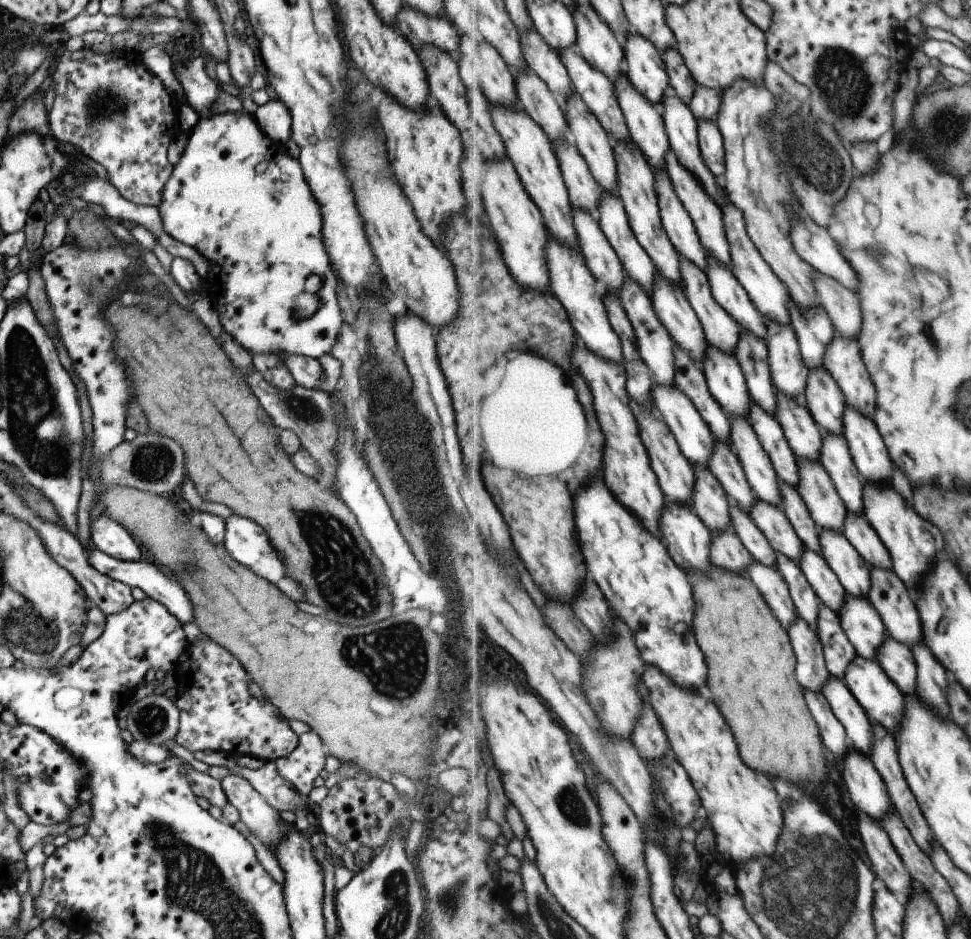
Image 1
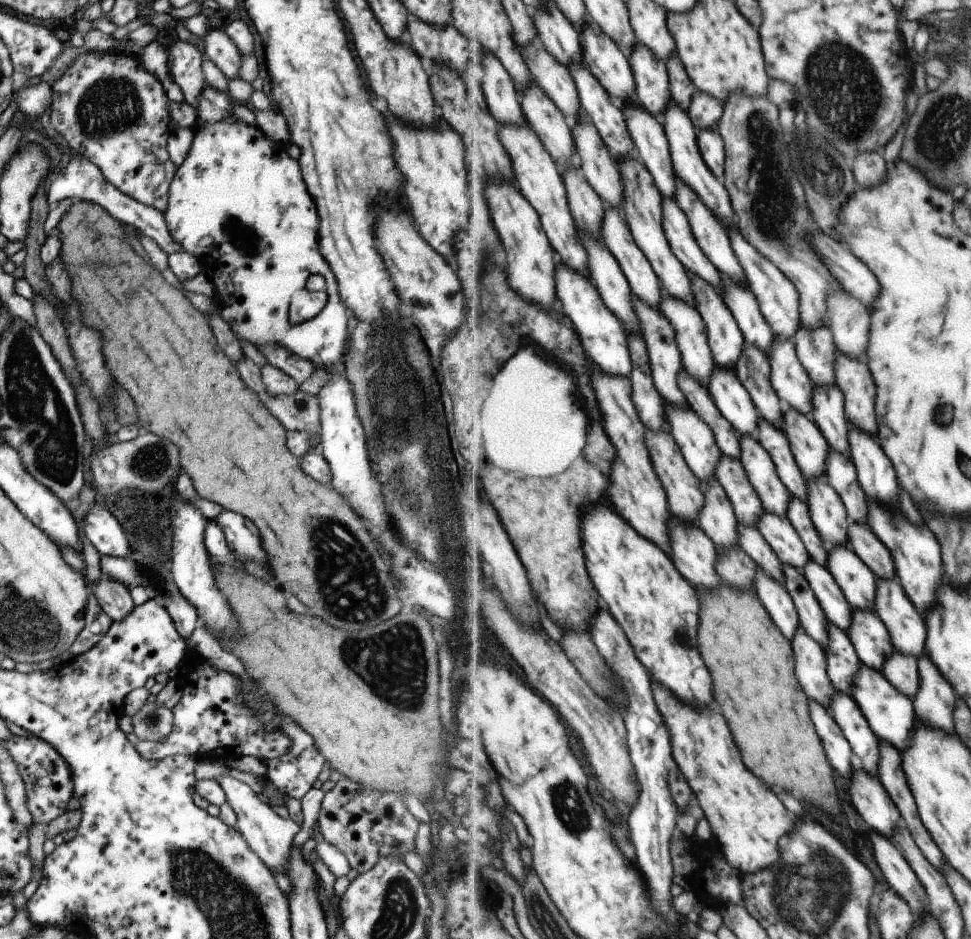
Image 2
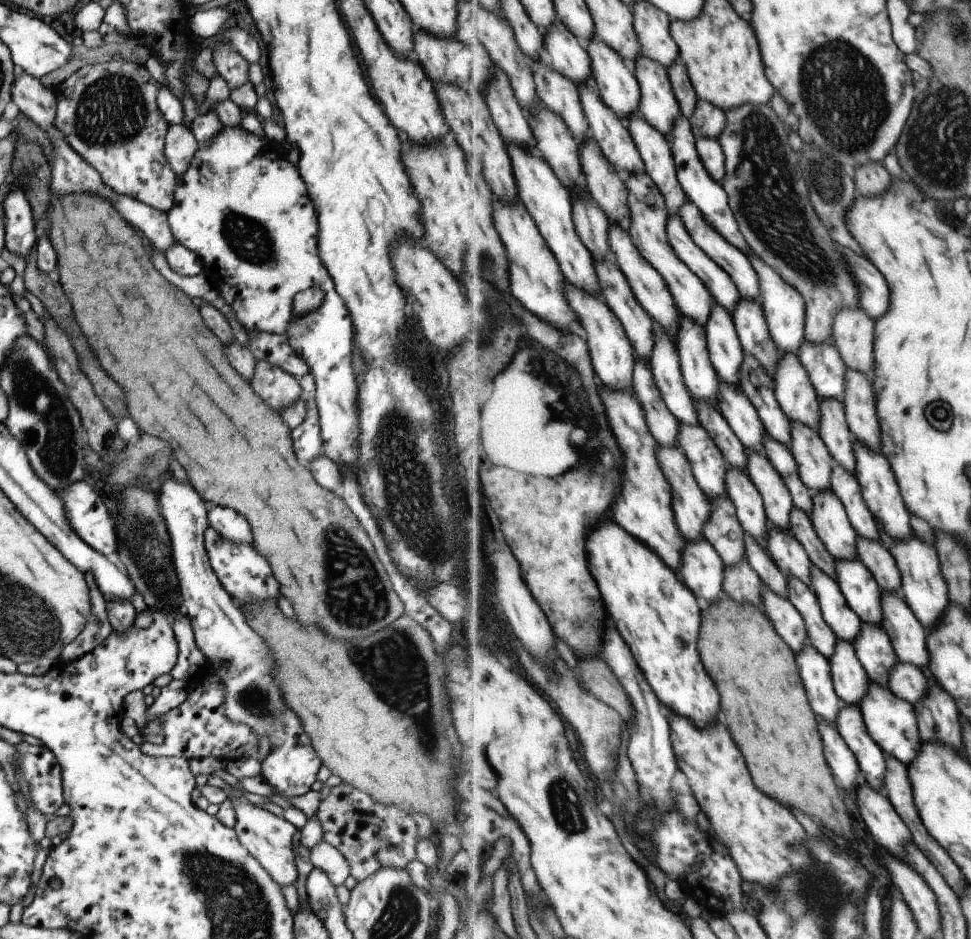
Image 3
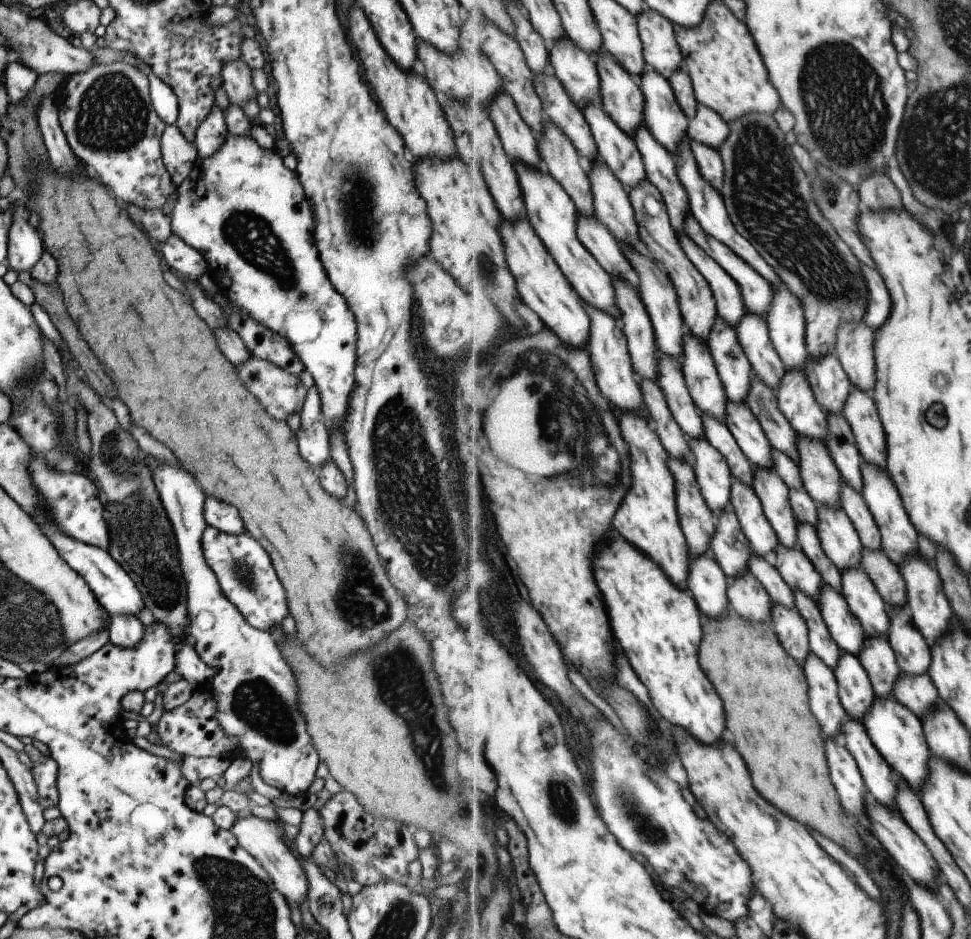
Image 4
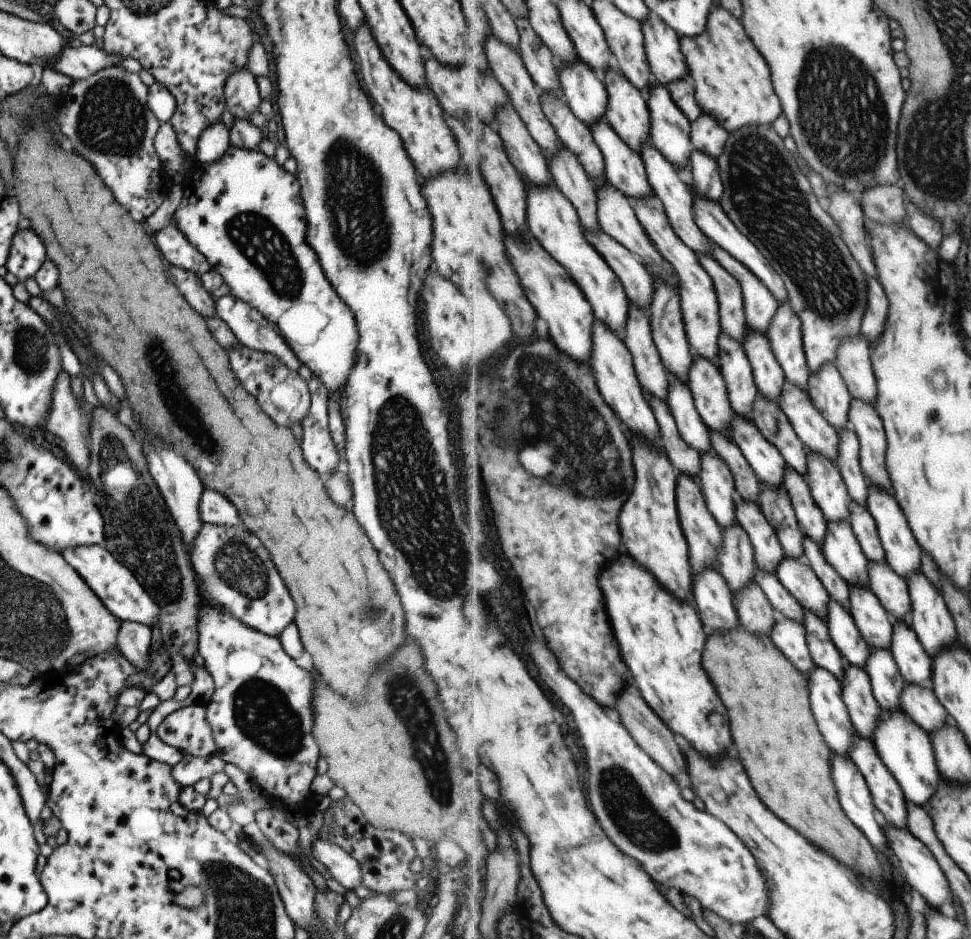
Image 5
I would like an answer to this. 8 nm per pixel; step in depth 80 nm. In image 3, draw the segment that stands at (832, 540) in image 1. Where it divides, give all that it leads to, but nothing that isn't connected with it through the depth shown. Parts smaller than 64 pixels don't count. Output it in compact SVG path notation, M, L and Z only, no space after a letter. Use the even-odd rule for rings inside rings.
M837 559L836 579L849 606L865 623L882 626L884 620L883 590L861 559Z

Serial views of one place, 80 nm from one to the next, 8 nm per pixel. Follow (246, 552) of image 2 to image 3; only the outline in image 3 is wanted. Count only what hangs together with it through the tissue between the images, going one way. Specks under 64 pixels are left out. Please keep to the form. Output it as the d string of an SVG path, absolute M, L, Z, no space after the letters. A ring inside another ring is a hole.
M211 508L207 512L207 520L209 527L217 530L223 538L229 538L231 542L245 542L251 544L251 530L249 524L245 522L245 518L241 518L239 514L235 514L229 508Z

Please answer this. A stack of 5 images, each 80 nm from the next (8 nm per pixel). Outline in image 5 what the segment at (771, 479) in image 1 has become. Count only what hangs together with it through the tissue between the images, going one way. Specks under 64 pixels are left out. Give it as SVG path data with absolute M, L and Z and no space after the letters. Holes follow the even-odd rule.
M764 484L760 509L775 528L789 558L805 560L805 534L798 522L788 491L784 486Z

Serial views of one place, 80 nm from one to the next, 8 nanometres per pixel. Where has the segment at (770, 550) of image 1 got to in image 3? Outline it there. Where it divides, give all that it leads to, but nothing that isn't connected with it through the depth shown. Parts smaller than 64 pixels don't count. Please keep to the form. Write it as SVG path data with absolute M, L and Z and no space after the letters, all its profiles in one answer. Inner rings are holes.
M746 533L746 556L765 585L788 598L788 577L778 567L771 553L756 538Z

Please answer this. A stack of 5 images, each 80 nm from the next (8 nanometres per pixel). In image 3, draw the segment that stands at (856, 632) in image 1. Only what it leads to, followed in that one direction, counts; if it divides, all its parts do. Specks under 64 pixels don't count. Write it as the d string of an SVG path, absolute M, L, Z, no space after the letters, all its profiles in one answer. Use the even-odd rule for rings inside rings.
M863 622L854 638L854 647L870 678L887 686L891 669L894 669L899 658L884 627Z

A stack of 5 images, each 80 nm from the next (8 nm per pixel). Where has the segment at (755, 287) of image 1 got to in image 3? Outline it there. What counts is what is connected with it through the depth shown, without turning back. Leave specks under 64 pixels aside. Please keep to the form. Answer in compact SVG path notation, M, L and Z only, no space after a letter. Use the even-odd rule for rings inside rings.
M749 253L749 260L760 278L762 305L768 319L773 340L783 353L798 354L801 343L806 338L806 300L775 267L769 266L757 253Z

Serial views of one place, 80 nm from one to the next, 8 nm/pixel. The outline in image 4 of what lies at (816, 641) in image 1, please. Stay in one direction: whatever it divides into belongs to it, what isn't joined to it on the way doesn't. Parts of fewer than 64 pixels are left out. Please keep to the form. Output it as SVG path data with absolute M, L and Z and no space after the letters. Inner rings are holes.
M811 652L805 662L804 672L808 678L810 705L821 723L821 730L825 736L842 741L843 724L847 722L848 712L840 698L835 671L815 652Z

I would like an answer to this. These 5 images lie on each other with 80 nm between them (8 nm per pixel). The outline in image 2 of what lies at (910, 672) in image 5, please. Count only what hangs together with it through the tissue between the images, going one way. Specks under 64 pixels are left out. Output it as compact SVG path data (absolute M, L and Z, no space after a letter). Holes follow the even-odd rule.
M878 577L875 611L889 629L894 648L897 651L901 651L906 655L916 656L917 658L927 654L926 640L928 630L926 620L914 605L914 602L907 596L904 586L897 577L891 580Z

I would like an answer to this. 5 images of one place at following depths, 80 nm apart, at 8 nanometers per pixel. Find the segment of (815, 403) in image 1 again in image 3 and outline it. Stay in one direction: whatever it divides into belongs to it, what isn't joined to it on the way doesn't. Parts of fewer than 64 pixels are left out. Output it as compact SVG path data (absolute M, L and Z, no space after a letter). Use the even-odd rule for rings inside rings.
M839 399L820 400L821 438L831 451L836 463L846 471L856 474L857 459L854 449L856 436L851 432L844 403Z

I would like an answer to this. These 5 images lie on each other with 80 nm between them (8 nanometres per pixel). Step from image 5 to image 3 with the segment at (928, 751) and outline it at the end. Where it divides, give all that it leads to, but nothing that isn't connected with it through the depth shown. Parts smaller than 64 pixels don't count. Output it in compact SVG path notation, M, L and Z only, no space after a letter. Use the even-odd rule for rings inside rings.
M870 678L869 690L860 702L861 712L864 714L868 731L879 743L887 755L897 757L910 768L910 764L919 757L923 748L923 739L920 735L916 707L912 702L899 698L889 686L882 685Z

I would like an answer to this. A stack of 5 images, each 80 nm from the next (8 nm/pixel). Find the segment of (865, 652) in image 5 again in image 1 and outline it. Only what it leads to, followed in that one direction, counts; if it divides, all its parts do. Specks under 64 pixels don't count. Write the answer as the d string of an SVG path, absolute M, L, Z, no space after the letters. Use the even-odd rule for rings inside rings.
M805 546L798 563L807 580L819 595L821 602L829 605L836 613L840 614L846 601L846 588L841 584L839 577L829 566L825 557Z

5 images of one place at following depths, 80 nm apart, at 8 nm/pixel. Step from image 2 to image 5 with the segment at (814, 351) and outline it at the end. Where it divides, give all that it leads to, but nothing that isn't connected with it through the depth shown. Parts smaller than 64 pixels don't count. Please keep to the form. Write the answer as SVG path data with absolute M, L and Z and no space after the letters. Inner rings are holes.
M834 362L825 365L819 374L811 374L809 396L821 415L837 430L849 428L849 412L853 396Z

